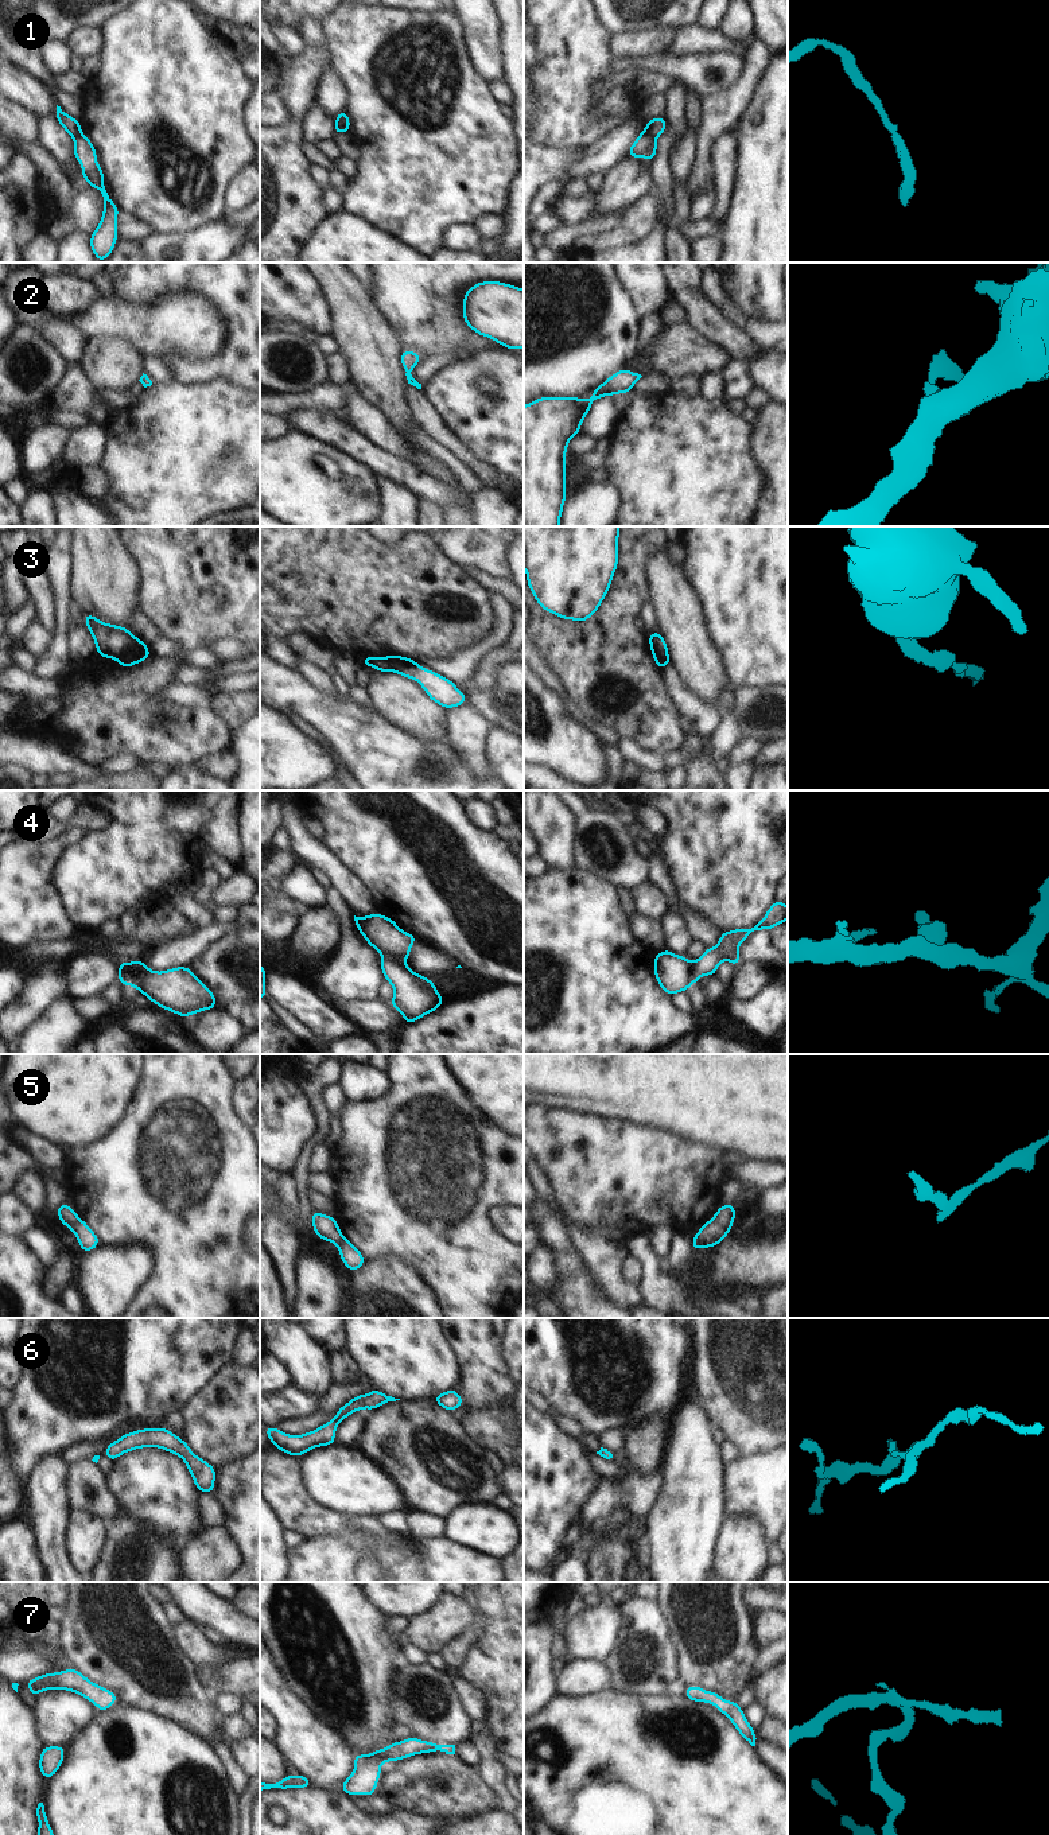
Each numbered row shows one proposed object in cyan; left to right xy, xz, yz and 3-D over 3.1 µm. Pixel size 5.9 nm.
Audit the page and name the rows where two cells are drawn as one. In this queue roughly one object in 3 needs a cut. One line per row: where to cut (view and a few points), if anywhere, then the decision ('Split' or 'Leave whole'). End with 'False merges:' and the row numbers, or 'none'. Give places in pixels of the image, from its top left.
1: Split along yz (645, 129), (655, 139). Split
2: No split. Leave whole
3: Split along xy (136, 638), (133, 653), (124, 656), (119, 661). Split
4: Split along xy (129, 963), (128, 979), (121, 983). Split
5: Split along xy (80, 1220), (72, 1229). Split
6: No split. Leave whole
7: No split. Leave whole
False merges: 1, 3, 4, 5

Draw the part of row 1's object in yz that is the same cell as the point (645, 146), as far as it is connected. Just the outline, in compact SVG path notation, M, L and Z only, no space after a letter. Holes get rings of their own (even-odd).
M642 131L636 141L629 148L629 158L644 158L653 160L657 153L656 139L653 139L646 131Z

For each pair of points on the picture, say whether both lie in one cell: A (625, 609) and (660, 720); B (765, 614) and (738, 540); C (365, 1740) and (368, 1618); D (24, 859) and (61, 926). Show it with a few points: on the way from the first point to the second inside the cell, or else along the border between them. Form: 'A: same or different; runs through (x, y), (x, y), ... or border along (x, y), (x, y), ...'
A: same; runs through (625, 637), (628, 644), (628, 669), (647, 692)
B: same; runs through (765, 595), (765, 590), (753, 578), (753, 559)
C: same; runs through (368, 1710), (368, 1648)
D: same; runs through (24, 875), (24, 890), (45, 910)

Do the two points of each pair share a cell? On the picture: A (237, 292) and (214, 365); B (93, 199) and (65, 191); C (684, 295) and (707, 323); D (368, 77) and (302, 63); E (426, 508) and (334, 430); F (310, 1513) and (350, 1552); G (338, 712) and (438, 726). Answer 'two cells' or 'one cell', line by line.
A: one cell
B: two cells
C: one cell
D: two cells
E: two cells
F: two cells
G: two cells

